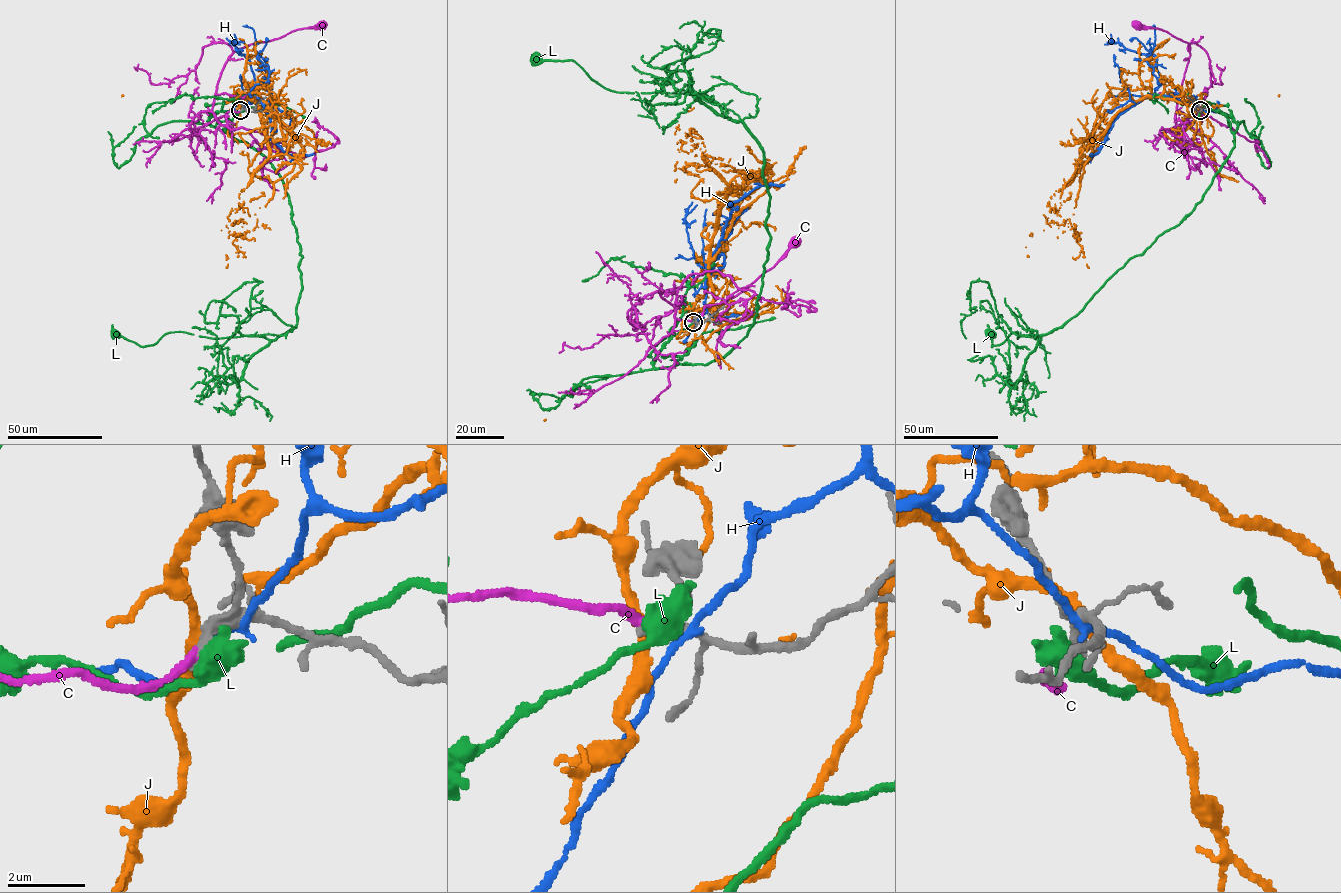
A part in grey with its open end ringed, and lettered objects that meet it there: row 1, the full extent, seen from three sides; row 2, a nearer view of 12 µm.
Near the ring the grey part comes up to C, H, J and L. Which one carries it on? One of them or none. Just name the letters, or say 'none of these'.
C

